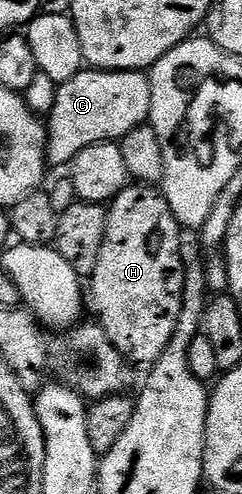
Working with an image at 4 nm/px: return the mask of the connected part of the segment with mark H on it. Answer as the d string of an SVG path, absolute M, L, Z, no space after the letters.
M138 182L123 188L115 199L106 205L105 242L101 242L101 254L97 266L89 278L89 300L95 303L97 322L109 334L109 342L117 346L124 360L132 366L154 366L165 354L183 305L183 259L179 249L181 225L169 210L162 191Z

